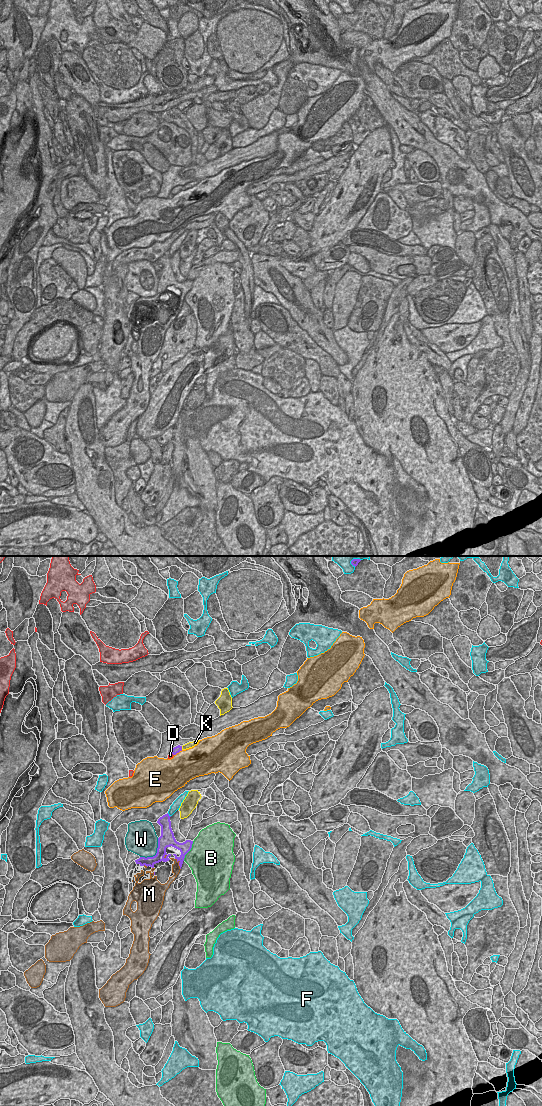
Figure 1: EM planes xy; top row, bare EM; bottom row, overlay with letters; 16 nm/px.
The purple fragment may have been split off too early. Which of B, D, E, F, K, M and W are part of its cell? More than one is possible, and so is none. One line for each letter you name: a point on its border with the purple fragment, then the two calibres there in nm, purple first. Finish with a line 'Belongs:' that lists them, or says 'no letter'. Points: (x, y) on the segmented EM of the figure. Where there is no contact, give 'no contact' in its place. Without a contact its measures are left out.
M: meets purple in xy at (179, 864); 140 nm thick on the purple side, 130 nm on the other
Belongs: M

